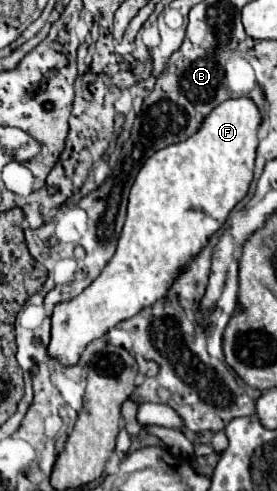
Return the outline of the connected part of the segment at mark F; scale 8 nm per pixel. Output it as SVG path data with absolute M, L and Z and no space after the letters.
M241 96L225 100L209 112L209 116L203 120L193 136L189 136L185 142L167 146L145 160L129 194L127 220L117 244L117 252L107 262L103 272L79 296L59 302L53 308L51 340L47 344L47 352L51 358L55 358L61 366L75 366L87 344L103 338L115 324L135 316L147 306L153 306L165 296L177 272L199 254L207 238L223 226L233 206L247 194L249 182L253 180L259 124L261 112L251 98Z

